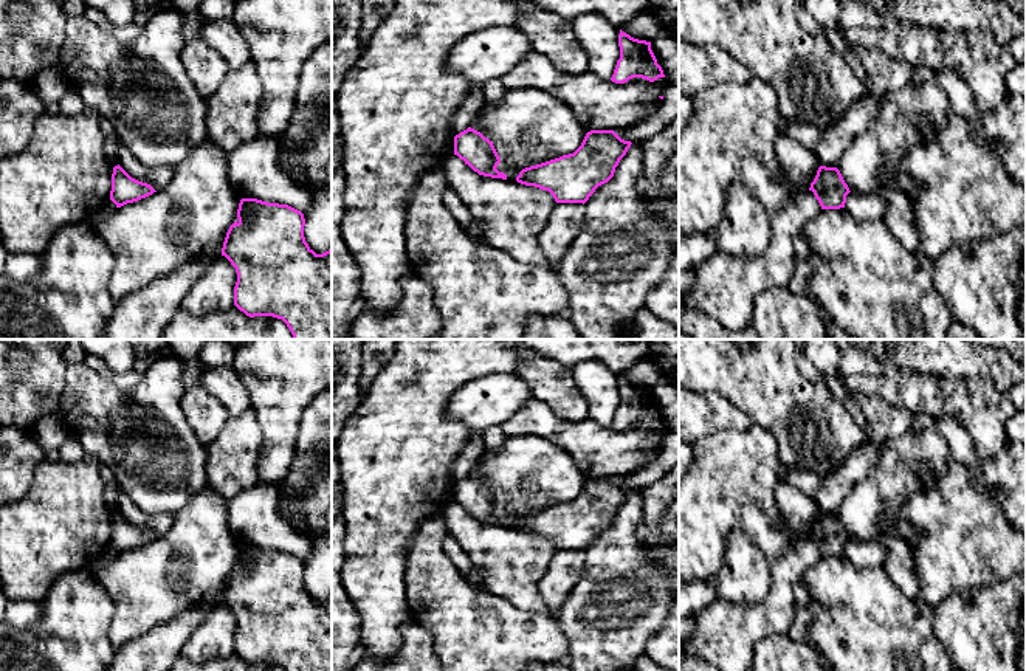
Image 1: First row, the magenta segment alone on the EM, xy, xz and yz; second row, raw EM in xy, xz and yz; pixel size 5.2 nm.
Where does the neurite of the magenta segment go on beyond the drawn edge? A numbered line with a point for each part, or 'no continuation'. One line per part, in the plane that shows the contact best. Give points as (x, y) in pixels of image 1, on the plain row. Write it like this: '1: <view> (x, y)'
1: yz (726, 634)

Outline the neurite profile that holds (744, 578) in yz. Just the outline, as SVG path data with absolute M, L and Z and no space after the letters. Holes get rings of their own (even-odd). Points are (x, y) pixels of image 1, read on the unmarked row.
M741 530L728 535L722 566L714 576L719 598L738 604L755 604L766 598L772 573L764 552Z

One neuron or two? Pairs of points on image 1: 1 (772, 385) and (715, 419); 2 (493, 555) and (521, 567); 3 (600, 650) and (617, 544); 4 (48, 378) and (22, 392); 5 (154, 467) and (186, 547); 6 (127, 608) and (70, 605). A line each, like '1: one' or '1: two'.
1: two
2: one
3: one
4: one
5: two
6: two

